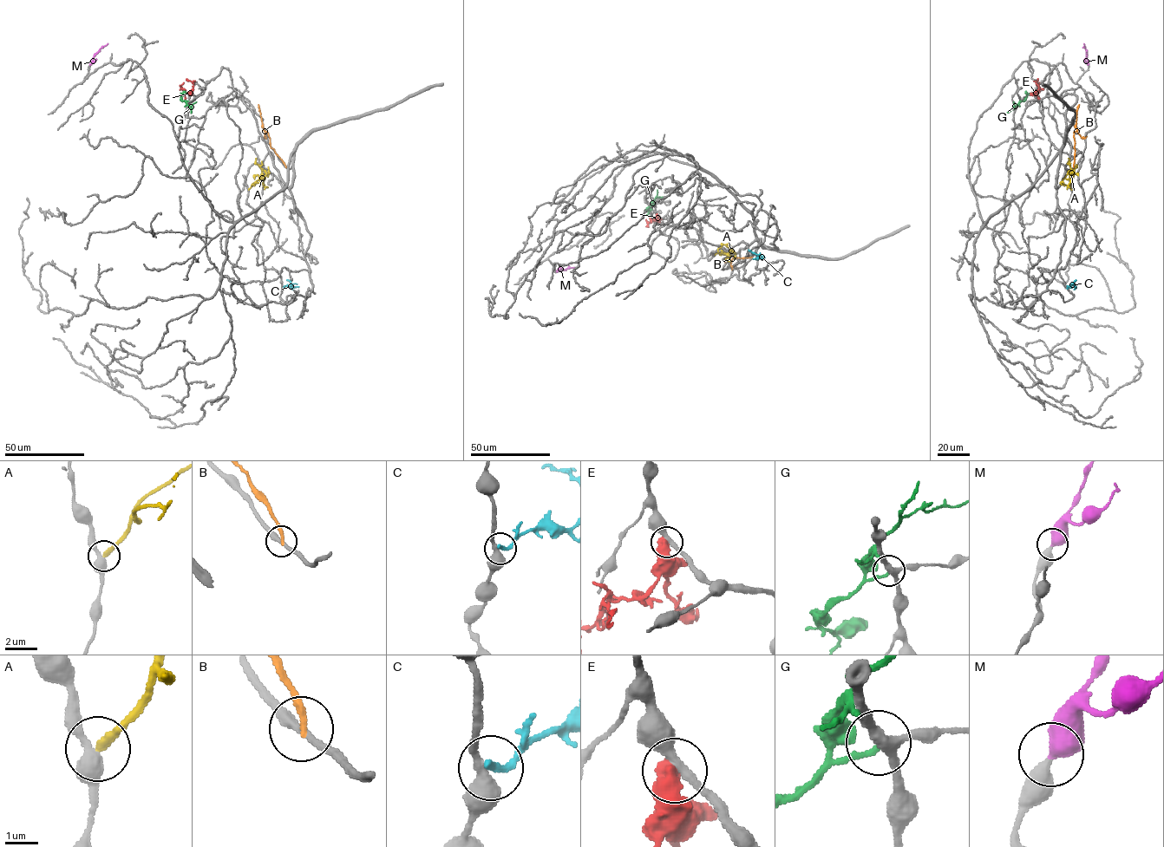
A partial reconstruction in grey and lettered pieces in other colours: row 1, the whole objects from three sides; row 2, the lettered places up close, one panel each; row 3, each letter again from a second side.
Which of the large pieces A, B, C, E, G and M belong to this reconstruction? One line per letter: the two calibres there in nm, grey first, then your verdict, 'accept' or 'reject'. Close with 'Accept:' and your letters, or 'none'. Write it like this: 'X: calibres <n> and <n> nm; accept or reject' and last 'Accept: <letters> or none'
A: calibres 420 and 280 nm; reject
B: calibres 200 and 200 nm; reject
C: calibres 360 and 280 nm; reject
E: calibres 300 and 750 nm; reject
G: calibres 340 and 180 nm; reject
M: calibres 420 and 600 nm; accept
Accept: M

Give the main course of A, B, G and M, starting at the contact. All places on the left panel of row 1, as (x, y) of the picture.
A: (248, 189), (269, 174), (268, 166)
B: (285, 166), (271, 146), (258, 104)
G: (187, 100), (186, 103), (191, 113)
M: (90, 65), (94, 55), (107, 43)

